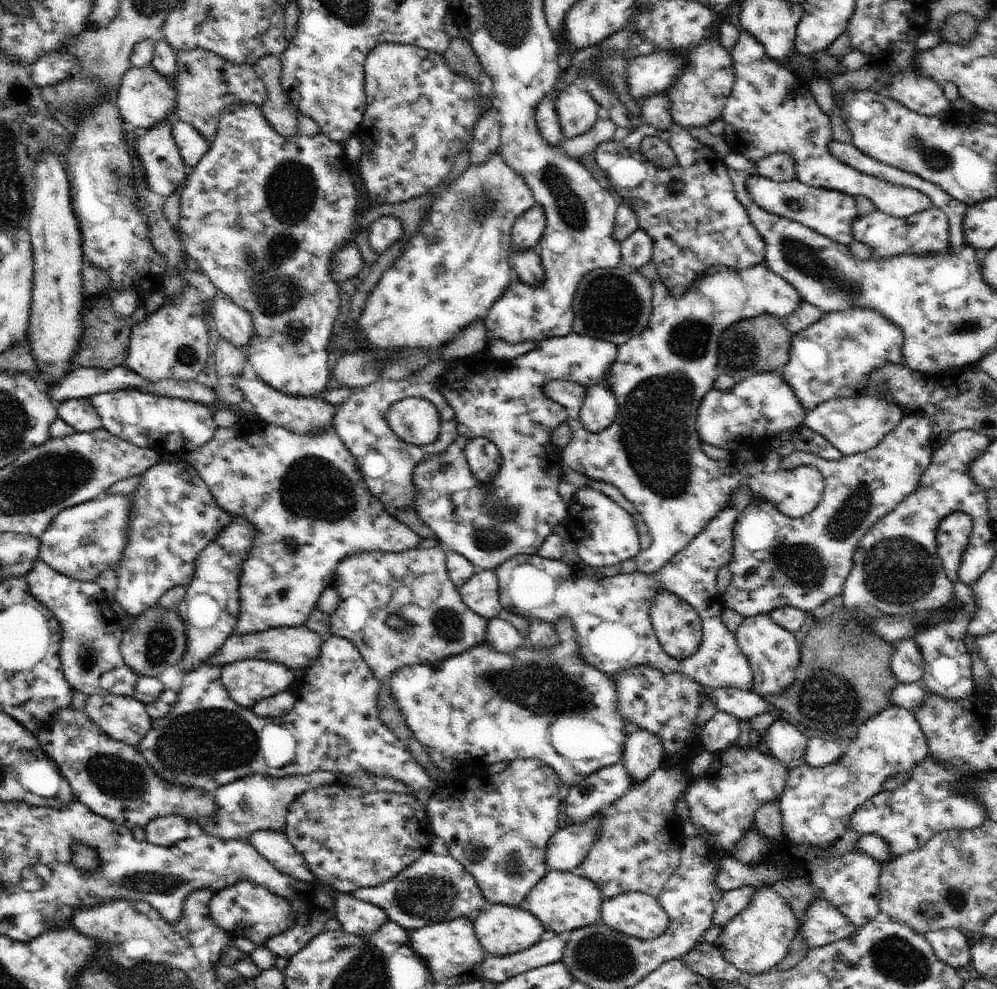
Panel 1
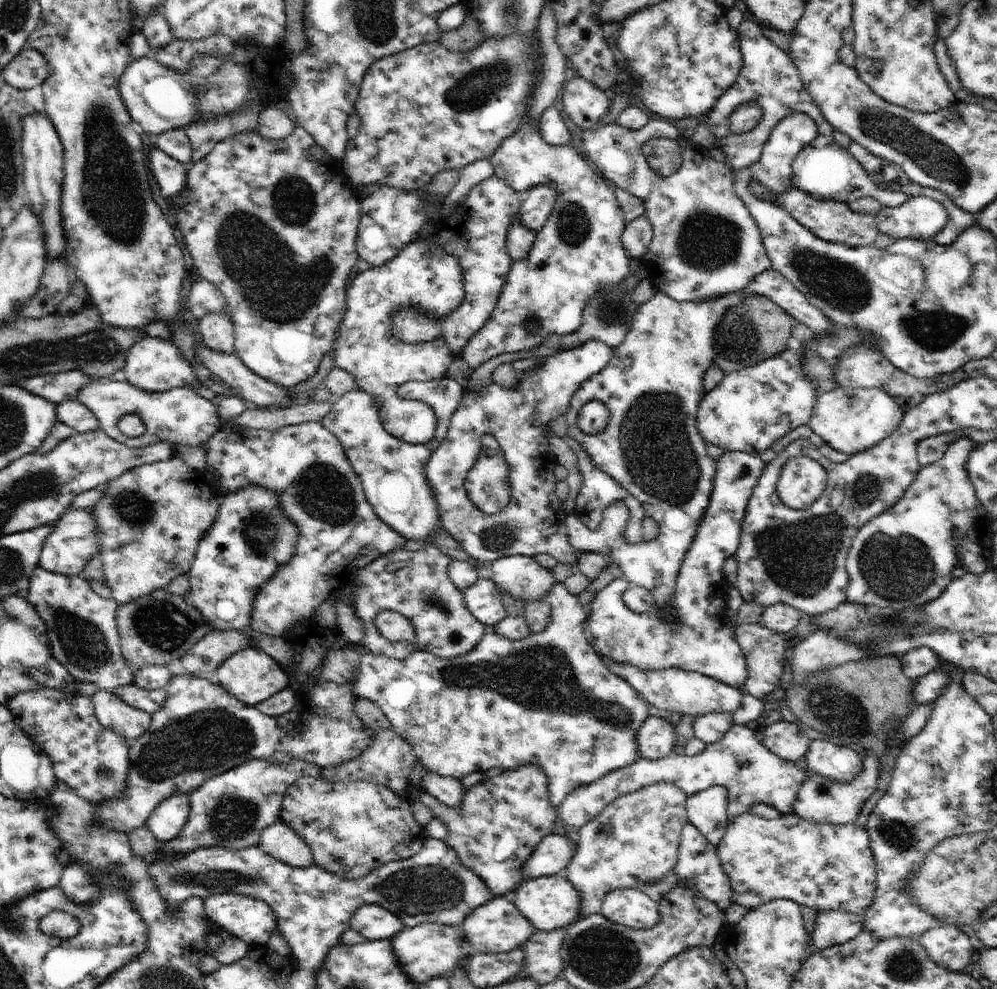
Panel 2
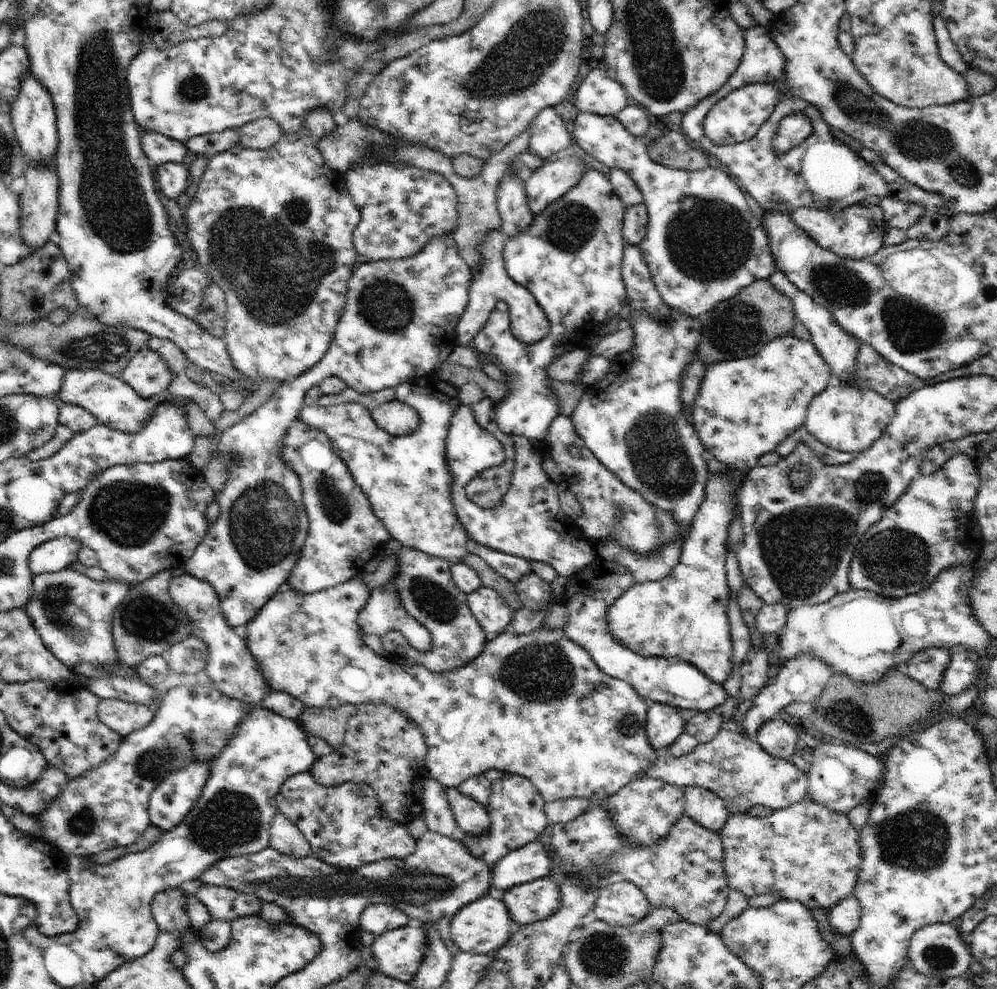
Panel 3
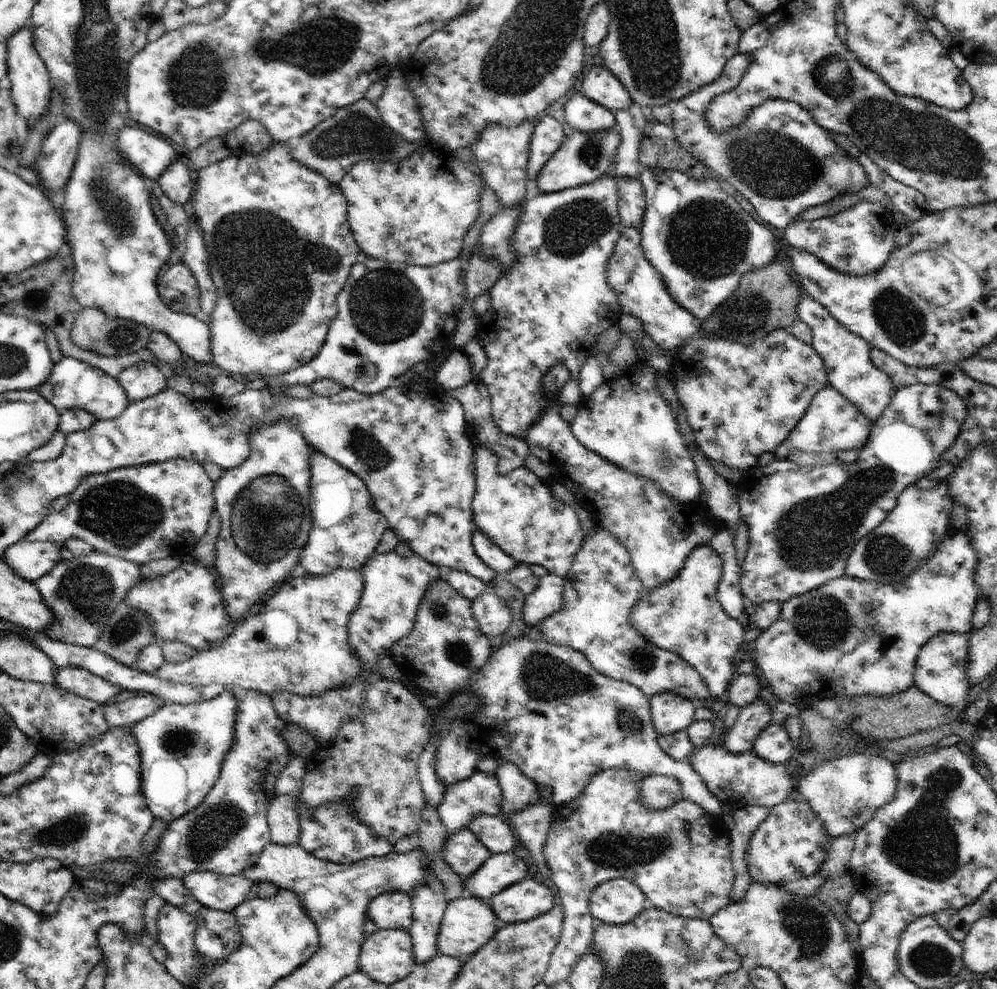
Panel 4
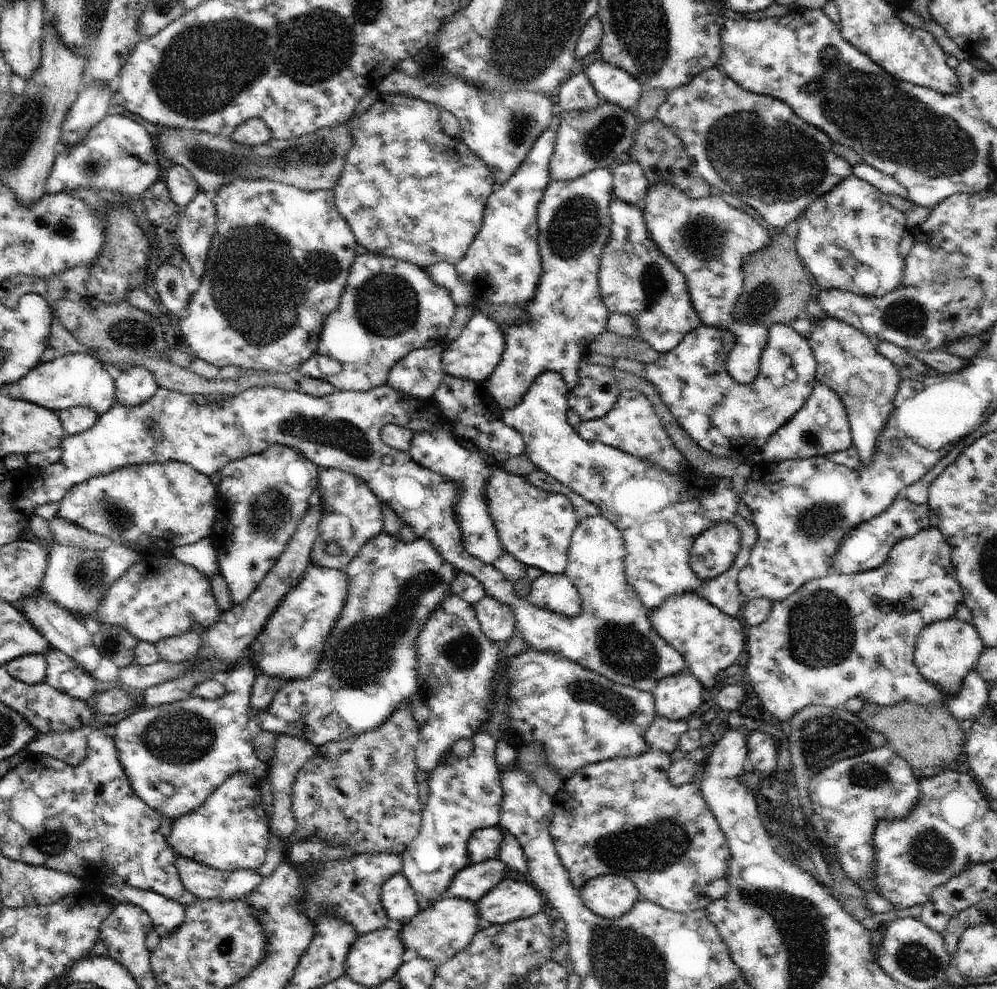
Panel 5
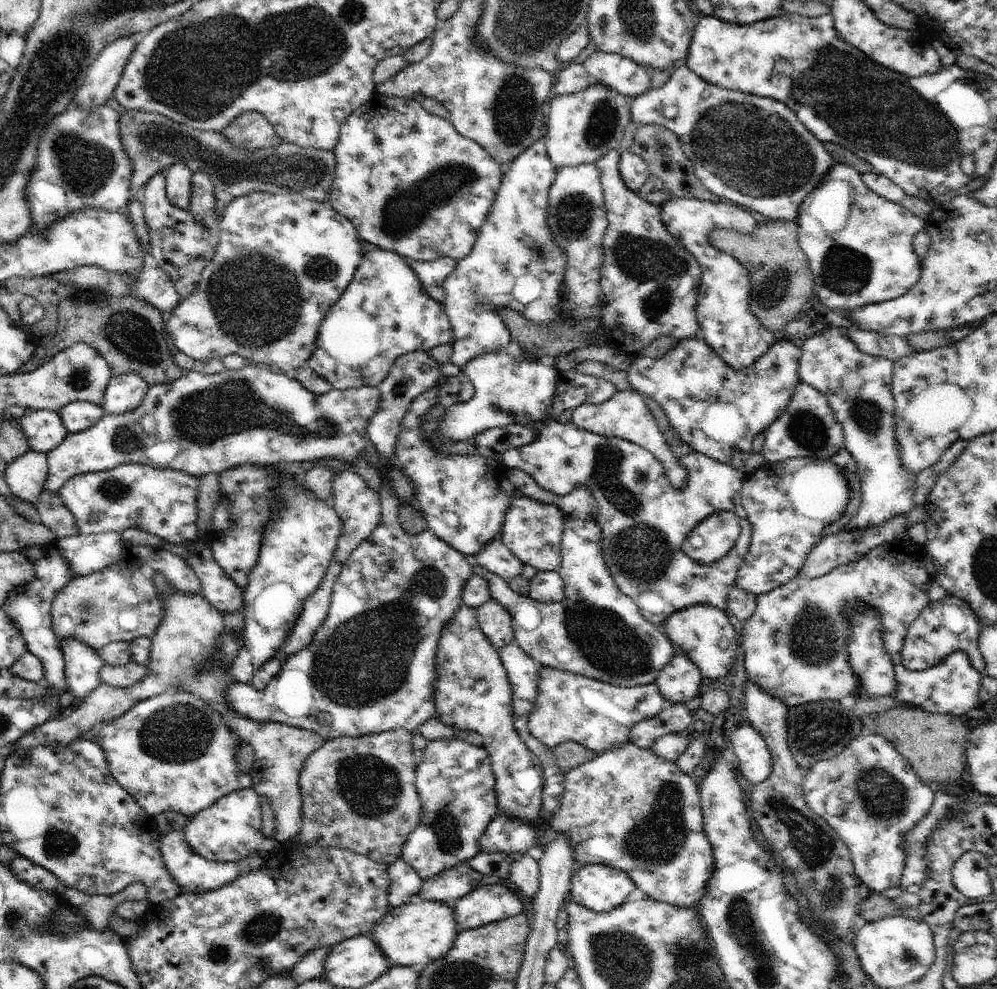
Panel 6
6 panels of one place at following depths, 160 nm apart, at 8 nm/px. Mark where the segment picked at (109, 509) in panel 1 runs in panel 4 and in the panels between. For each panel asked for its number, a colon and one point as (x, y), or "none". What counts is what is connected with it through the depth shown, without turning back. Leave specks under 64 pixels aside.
2: (73, 541)
3: (59, 553)
4: (33, 559)

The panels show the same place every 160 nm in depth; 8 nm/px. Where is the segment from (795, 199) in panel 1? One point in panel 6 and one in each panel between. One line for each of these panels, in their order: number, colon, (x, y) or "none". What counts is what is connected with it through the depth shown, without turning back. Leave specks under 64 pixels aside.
2: (834, 221)
3: (850, 231)
4: (858, 241)
5: (849, 238)
6: (859, 245)

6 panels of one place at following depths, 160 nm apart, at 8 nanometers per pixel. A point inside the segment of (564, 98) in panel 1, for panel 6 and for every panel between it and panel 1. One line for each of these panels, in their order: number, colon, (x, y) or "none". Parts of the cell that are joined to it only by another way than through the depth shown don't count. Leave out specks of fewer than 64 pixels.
2: (584, 103)
3: (600, 93)
4: (600, 86)
5: (612, 84)
6: (620, 73)

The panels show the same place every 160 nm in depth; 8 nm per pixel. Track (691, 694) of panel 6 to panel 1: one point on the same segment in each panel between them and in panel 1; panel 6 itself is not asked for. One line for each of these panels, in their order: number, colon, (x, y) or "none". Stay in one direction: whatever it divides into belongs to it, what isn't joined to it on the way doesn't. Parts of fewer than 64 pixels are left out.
1: (643, 752)
2: (656, 738)
3: (664, 724)
4: (671, 713)
5: (677, 697)

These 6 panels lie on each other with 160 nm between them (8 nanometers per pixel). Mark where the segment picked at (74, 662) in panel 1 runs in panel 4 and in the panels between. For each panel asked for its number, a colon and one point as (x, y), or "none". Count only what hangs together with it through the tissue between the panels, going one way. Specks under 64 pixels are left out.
2: (82, 629)
3: (72, 613)
4: (83, 593)

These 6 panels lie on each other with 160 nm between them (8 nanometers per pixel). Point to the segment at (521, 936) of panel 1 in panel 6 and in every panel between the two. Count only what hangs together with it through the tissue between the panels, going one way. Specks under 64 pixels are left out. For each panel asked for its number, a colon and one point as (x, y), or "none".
2: (498, 926)
3: (482, 927)
4: (468, 923)
5: (439, 932)
6: (413, 935)

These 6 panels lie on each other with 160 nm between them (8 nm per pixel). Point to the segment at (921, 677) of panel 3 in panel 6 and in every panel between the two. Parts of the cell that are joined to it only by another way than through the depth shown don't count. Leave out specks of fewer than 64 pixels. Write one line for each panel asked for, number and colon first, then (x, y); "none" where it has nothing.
4: (940, 668)
5: (945, 651)
6: (948, 625)

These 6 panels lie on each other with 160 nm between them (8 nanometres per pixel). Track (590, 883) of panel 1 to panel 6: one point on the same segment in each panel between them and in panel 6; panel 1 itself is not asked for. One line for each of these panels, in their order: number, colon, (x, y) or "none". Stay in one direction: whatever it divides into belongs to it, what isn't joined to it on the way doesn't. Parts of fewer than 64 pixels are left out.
2: (551, 902)
3: (534, 901)
4: (528, 899)
5: (511, 900)
6: (493, 903)

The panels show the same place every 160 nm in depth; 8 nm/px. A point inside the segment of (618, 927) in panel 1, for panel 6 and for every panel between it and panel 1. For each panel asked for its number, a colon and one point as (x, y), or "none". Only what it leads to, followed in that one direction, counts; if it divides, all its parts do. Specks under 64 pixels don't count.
2: (632, 908)
3: (622, 903)
4: (618, 901)
5: (611, 896)
6: (599, 888)

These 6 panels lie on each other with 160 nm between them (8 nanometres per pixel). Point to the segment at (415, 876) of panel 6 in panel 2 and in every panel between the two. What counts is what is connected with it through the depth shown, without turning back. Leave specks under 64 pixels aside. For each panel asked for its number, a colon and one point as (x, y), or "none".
2: (374, 922)
3: (377, 918)
4: (389, 910)
5: (399, 900)

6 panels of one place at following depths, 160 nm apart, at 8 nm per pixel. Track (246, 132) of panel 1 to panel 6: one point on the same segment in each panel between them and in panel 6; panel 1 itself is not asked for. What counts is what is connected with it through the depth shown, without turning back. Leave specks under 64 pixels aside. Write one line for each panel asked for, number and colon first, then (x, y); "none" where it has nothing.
2: (272, 224)
3: (273, 228)
4: (280, 247)
5: (278, 264)
6: (282, 262)

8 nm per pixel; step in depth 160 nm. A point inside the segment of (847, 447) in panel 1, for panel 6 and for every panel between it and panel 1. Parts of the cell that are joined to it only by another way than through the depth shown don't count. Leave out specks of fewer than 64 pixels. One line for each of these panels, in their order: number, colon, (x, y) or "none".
2: (849, 420)
3: (847, 419)
4: (831, 422)
5: (820, 428)
6: (807, 428)

